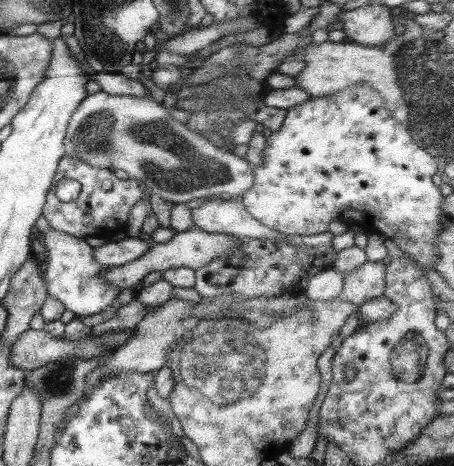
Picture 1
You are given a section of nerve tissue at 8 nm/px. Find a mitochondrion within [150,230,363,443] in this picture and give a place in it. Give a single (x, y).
(226, 367)

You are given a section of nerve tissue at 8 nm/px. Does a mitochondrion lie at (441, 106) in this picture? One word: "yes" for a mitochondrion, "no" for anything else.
yes

